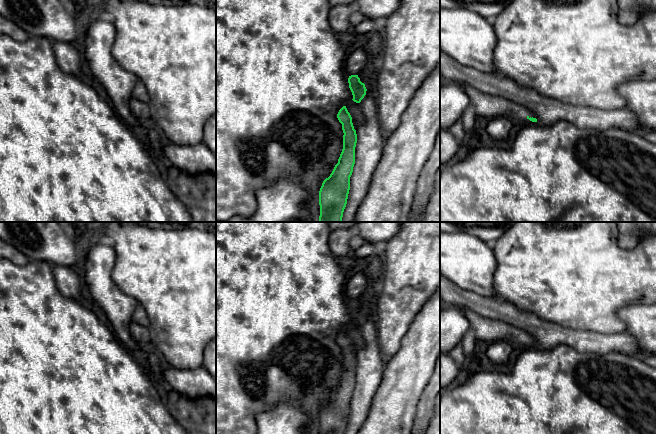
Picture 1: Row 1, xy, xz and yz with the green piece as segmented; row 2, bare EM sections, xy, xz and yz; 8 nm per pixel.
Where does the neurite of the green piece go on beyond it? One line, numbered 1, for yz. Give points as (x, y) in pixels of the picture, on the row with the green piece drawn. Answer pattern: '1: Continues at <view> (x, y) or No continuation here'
1: No continuation here

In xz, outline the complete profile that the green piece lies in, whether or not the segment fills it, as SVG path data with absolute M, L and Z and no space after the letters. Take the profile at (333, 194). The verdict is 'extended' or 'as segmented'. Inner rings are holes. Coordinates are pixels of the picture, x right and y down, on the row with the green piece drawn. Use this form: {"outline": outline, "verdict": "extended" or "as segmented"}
{"outline": "M343 106L337 118L342 124L343 149L332 173L326 178L319 191L319 222L342 222L350 190L350 177L355 164L357 134L352 117Z", "verdict": "as segmented"}

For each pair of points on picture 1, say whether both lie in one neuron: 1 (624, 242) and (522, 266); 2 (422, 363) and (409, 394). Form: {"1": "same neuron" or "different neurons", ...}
{"1": "different neurons", "2": "same neuron"}

